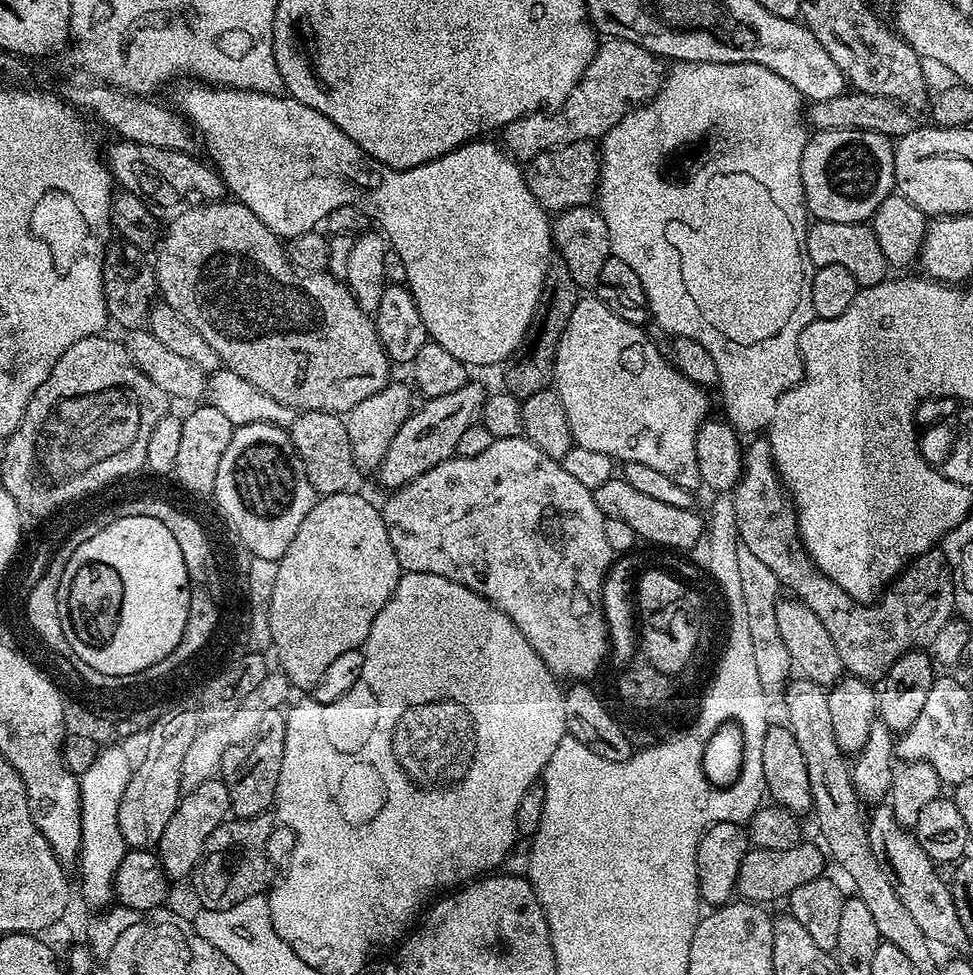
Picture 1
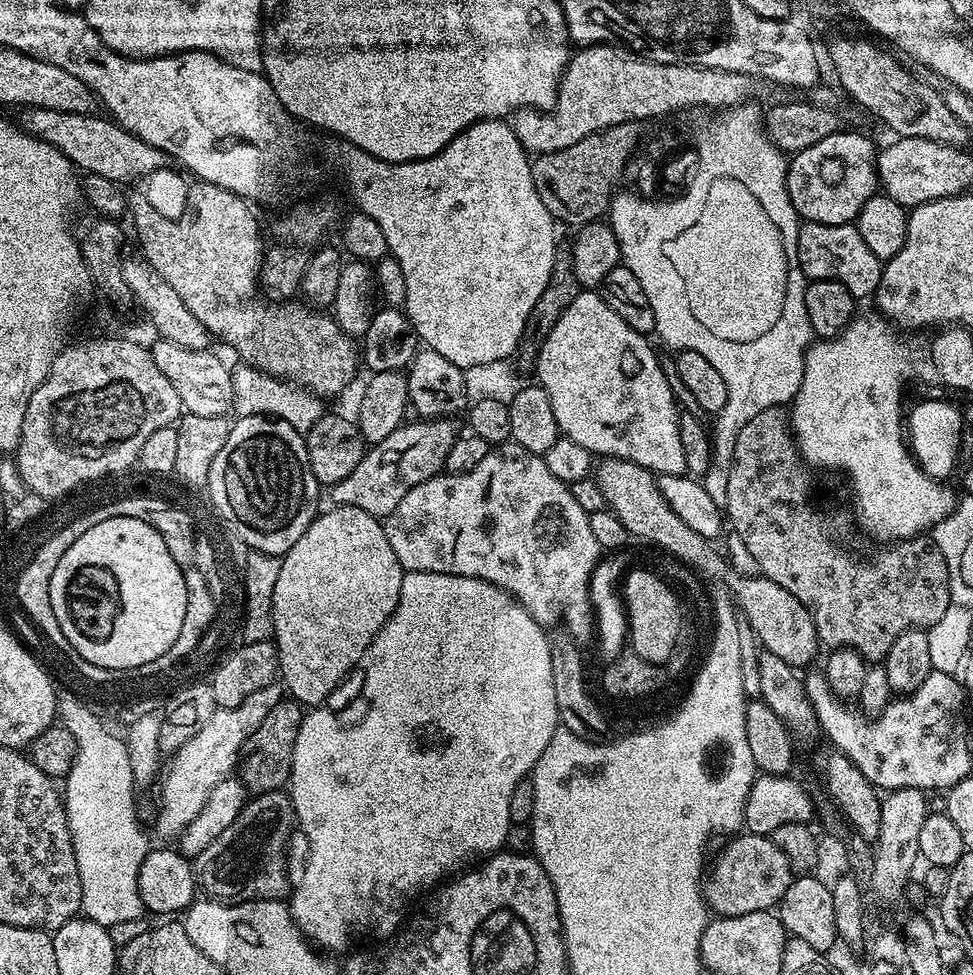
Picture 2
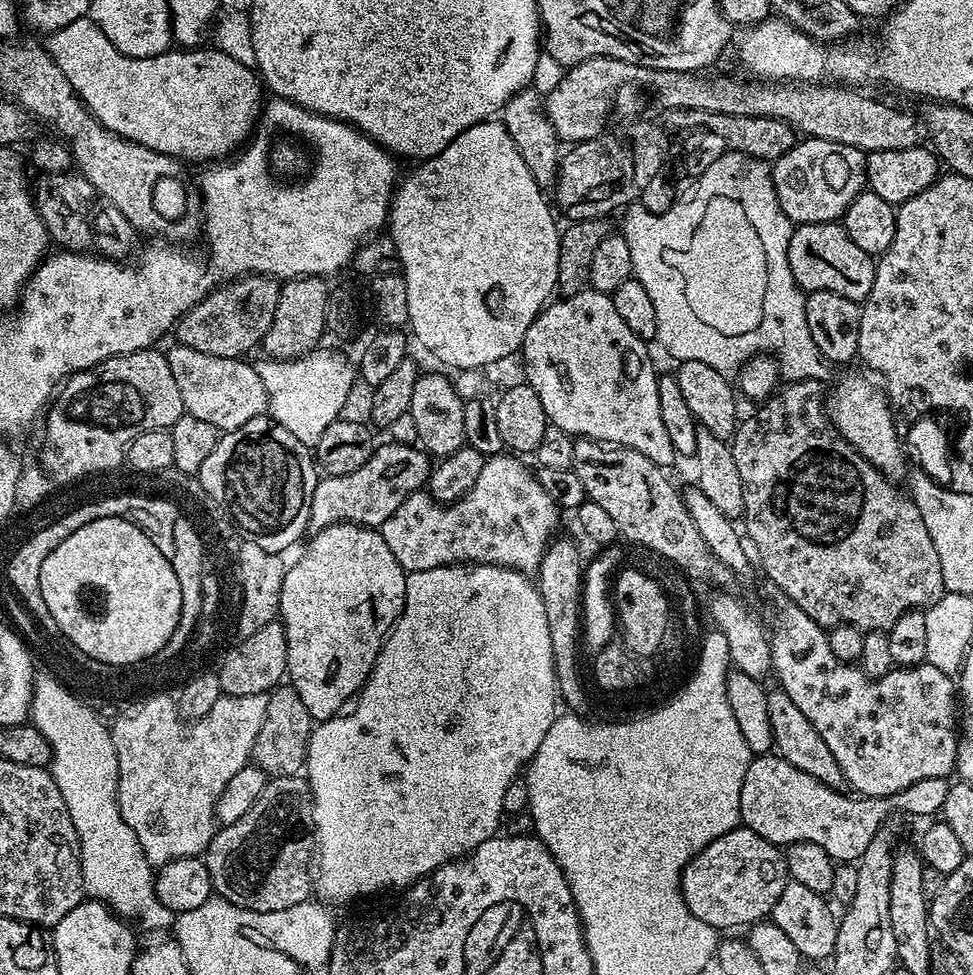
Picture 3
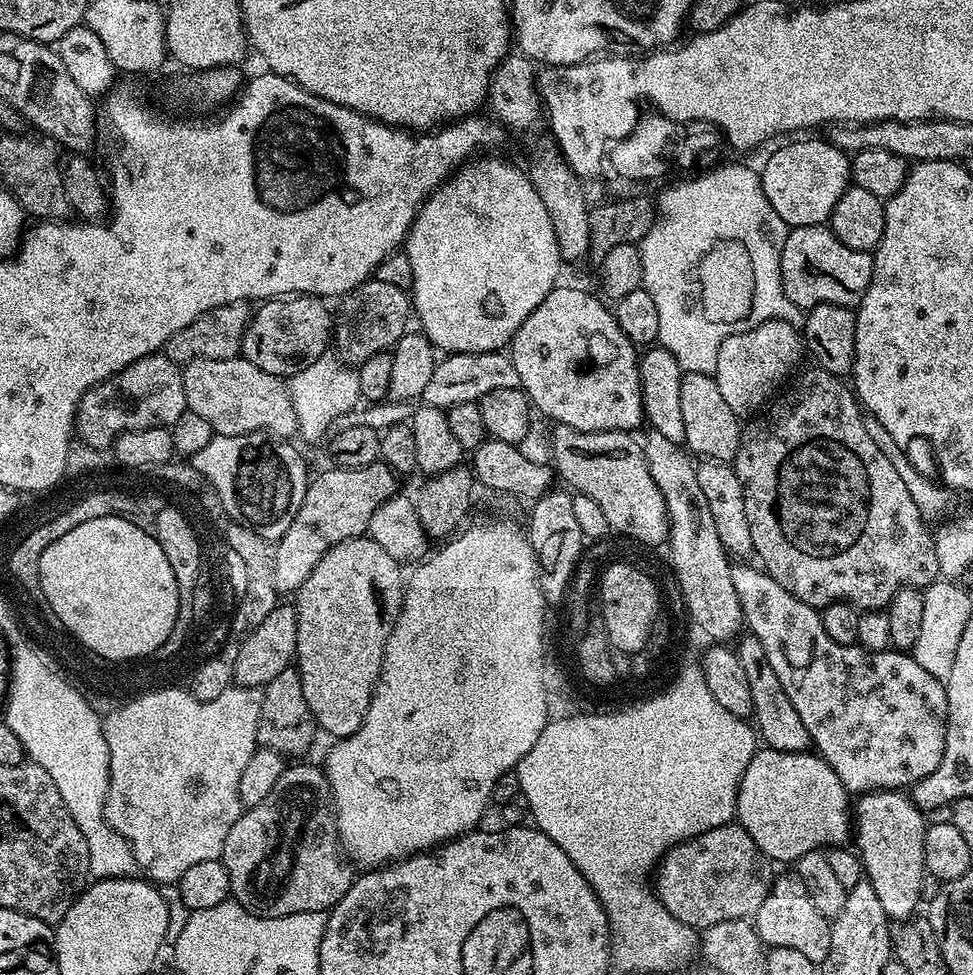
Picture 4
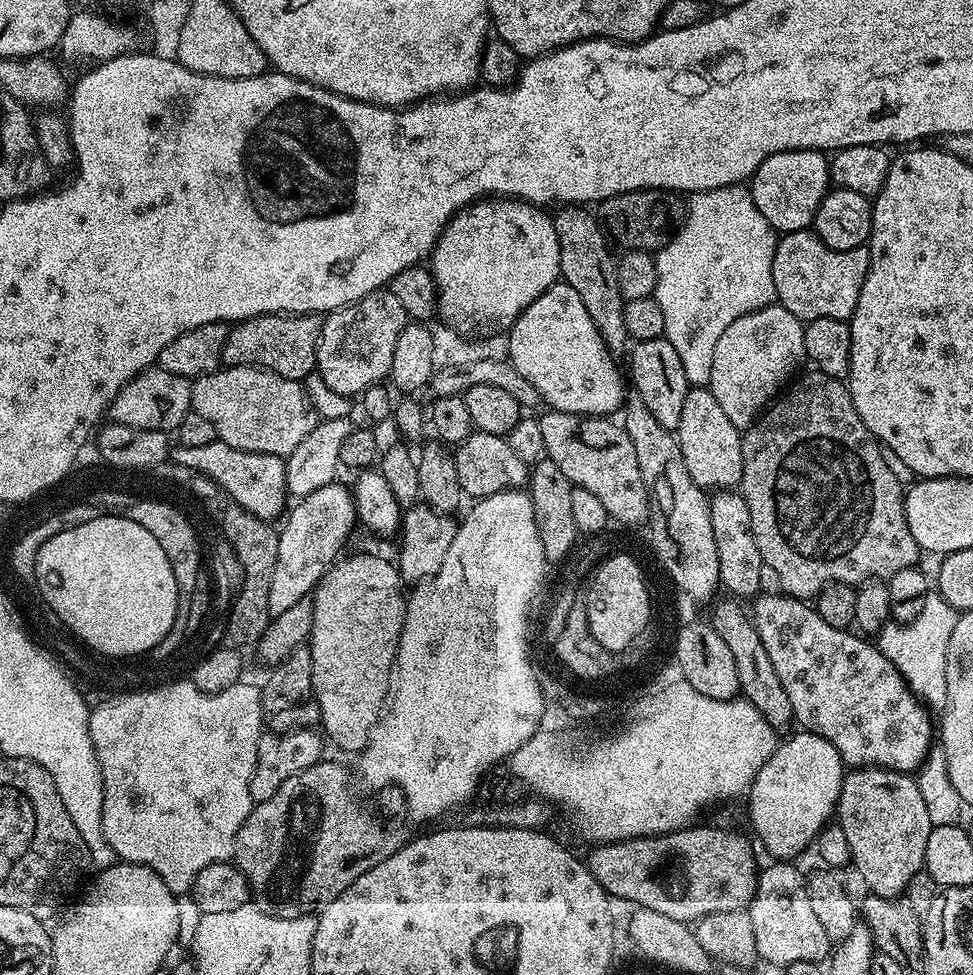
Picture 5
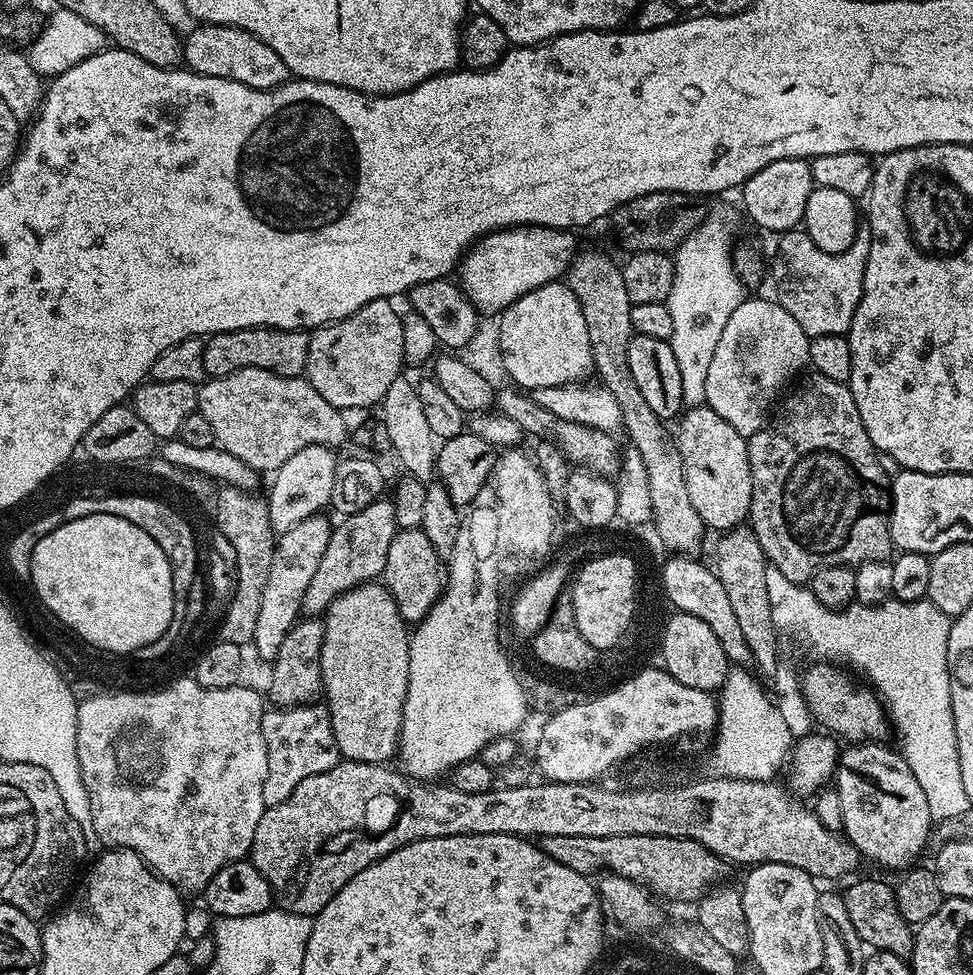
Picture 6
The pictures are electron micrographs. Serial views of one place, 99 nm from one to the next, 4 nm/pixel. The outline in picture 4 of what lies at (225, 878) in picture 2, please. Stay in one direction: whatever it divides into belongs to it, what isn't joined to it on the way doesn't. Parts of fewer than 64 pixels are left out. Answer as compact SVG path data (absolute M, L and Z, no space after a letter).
M304 762L289 763L278 782L274 782L274 790L258 806L244 808L238 822L230 826L230 834L226 834L222 863L230 880L231 899L255 916L278 918L286 914L327 913L350 890L354 879L353 865L346 859L340 837L336 835L328 777L319 763L300 763Z

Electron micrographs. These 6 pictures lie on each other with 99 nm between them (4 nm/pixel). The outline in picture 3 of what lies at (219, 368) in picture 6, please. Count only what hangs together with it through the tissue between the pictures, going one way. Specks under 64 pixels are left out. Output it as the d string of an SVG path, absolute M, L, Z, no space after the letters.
M297 276L295 280L285 280L280 284L278 306L274 310L274 322L270 322L270 330L266 330L262 341L263 355L270 360L297 360L315 349L321 342L320 335L326 332L328 322L329 281L322 276Z

